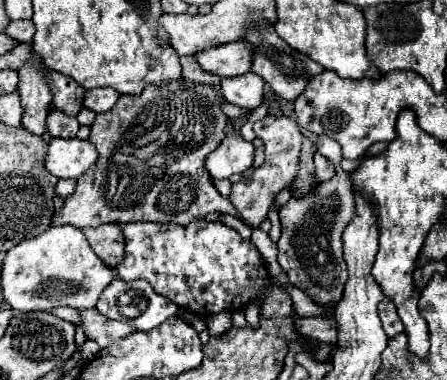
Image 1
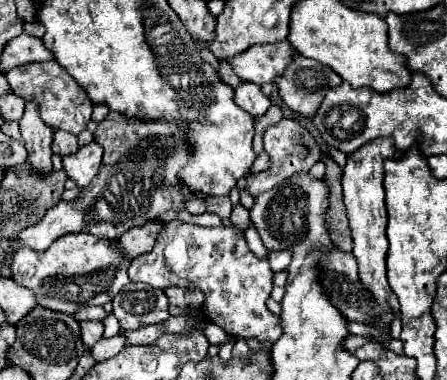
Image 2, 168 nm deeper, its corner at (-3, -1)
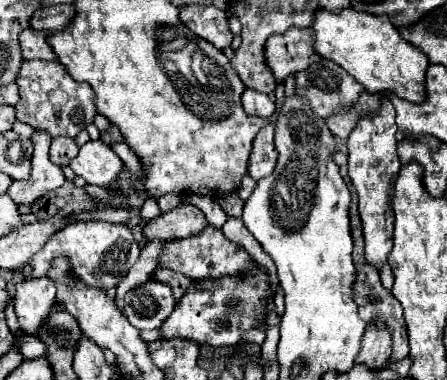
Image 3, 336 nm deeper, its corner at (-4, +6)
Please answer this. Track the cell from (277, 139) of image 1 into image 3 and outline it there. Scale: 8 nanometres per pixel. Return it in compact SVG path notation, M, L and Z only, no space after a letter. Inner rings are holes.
M270 122L254 138L252 156L250 156L250 162L248 162L248 174L256 182L264 176L270 176L276 168L278 156L276 156L276 146L274 146L274 128L276 128L276 124Z

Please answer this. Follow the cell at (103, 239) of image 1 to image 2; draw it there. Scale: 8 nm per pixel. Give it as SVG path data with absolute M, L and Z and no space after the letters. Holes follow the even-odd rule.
M157 221L145 223L141 227L133 227L127 231L123 237L119 237L119 247L121 251L129 257L135 259L143 253L149 253L157 241L157 235L163 231L163 225Z

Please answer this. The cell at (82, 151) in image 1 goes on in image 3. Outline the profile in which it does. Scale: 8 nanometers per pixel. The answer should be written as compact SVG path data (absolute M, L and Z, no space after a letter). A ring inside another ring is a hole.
M90 140L80 148L78 156L70 160L70 168L88 184L106 188L118 178L124 164L110 146L100 140Z

